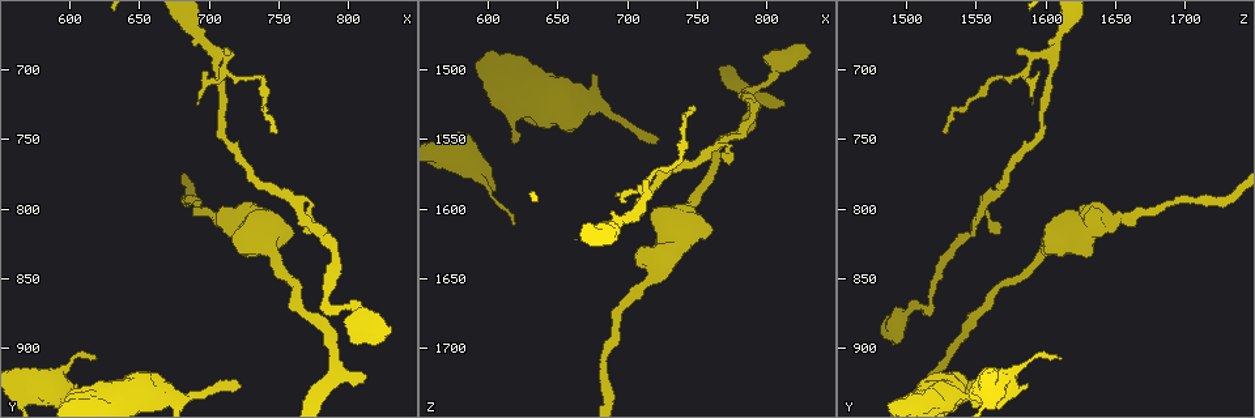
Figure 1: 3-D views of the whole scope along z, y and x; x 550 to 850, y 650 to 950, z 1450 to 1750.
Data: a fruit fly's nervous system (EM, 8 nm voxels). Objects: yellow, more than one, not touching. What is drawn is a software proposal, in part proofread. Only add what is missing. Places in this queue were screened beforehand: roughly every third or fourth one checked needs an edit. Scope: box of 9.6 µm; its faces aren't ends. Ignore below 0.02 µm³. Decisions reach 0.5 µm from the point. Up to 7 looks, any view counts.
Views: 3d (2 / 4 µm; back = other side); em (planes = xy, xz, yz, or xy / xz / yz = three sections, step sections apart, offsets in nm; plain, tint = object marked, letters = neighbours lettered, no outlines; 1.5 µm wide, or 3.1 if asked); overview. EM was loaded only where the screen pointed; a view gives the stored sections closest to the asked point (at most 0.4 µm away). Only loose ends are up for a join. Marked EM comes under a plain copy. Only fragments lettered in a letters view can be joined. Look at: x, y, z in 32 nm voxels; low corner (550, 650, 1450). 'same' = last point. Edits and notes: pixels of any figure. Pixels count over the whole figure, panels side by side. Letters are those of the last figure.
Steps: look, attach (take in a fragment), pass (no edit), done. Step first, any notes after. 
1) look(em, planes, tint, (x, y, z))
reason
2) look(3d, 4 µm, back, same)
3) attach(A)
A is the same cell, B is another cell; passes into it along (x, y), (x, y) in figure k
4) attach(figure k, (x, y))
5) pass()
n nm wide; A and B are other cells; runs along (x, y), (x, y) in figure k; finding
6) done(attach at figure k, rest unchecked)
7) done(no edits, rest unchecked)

look(em, xy, step 8, letters, (812, 920, 1526))
free end

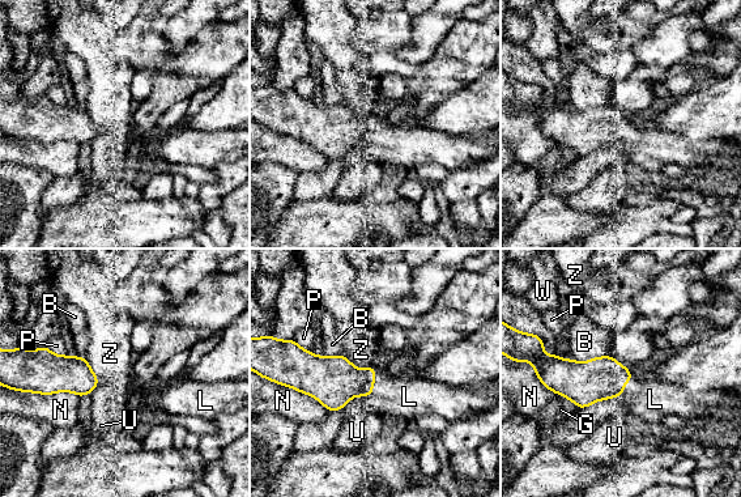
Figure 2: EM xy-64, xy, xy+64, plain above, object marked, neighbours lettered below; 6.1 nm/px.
look(em, planes, letters, same)

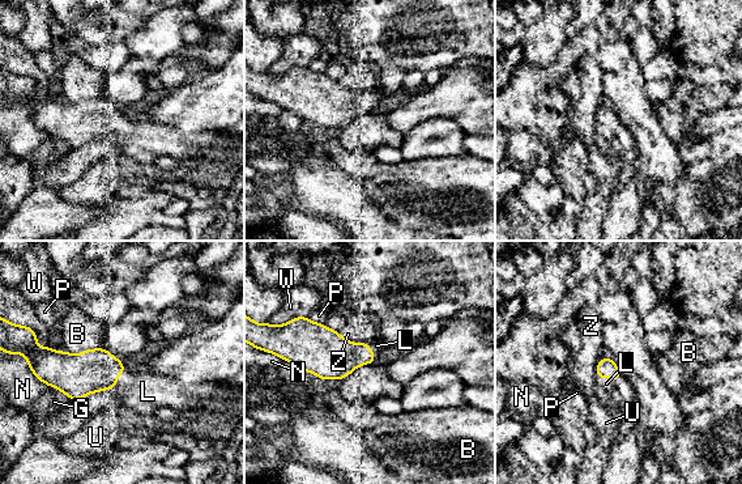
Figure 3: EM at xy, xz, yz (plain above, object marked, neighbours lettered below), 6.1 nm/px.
attach(L)
B touches over 240 nm; L is the same cell, B, G, N, P, U, W and Z are other cells; the neuron continues

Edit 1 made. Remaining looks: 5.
look(em, planes, letters, (720, 922, 1552))
an open end

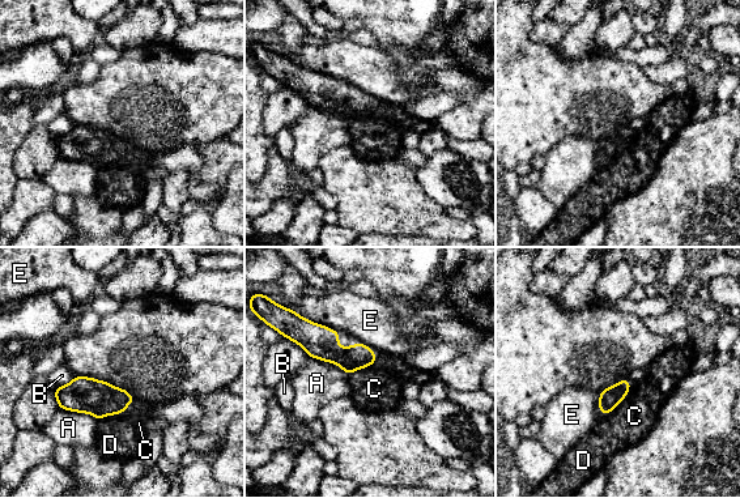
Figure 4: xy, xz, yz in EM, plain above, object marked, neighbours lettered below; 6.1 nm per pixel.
pass()
100 nm wide; A, B, C, D and E are other cells; border along (632, 384), (625, 398), (608, 414) in figure 4; no lettered fragment goes on from it

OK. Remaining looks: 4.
look(3d, 4 µm, (828, 886, 1486))
thick end

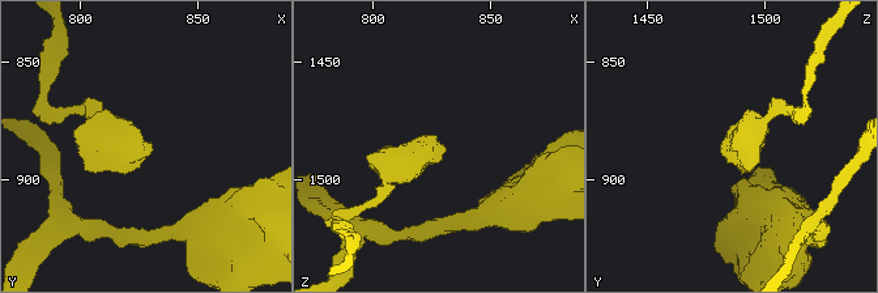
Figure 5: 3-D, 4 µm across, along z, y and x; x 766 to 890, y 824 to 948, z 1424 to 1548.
look(em, planes, letters, (829, 886, 1487))
need the tissue

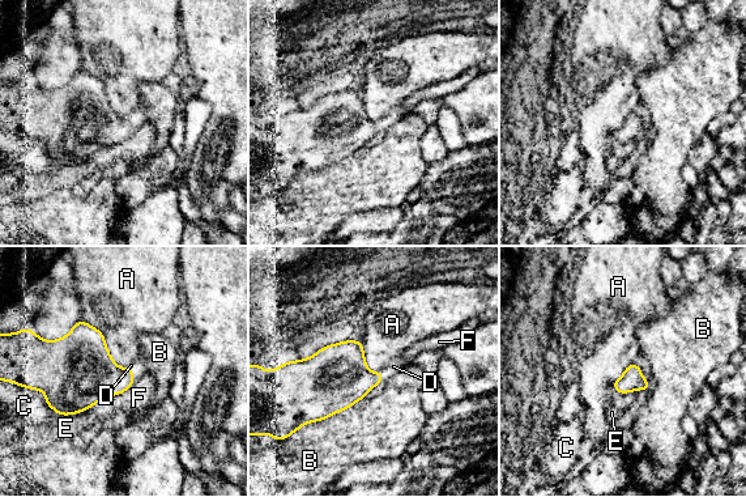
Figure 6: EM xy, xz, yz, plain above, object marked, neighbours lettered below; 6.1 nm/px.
attach(D)
A touches over 400 nm; D is the same cell, A, B, C, E and F are other cells; passes into it along (92, 374), (132, 374), (139, 365) in figure 6; it goes on there

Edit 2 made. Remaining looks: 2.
done(attach at figure 3, attach at figure 6, rest unchecked)

